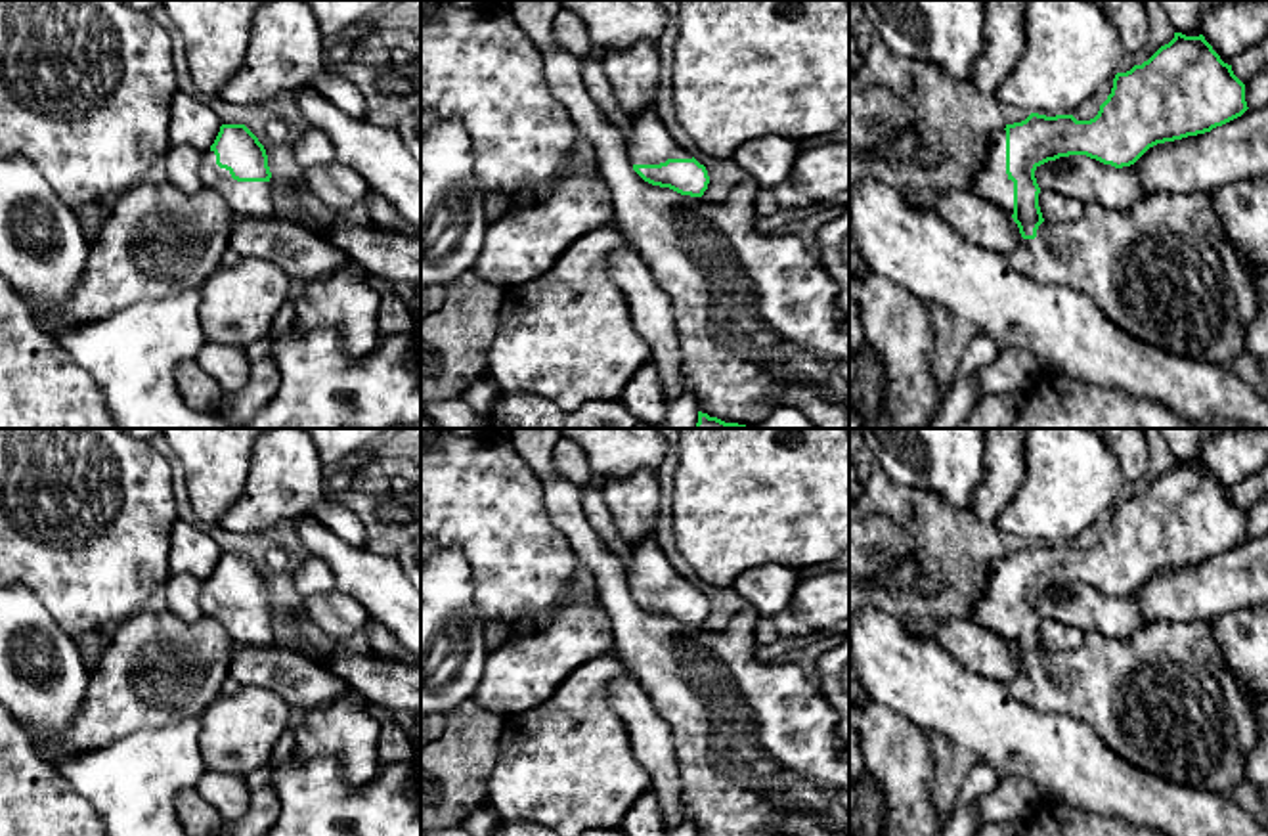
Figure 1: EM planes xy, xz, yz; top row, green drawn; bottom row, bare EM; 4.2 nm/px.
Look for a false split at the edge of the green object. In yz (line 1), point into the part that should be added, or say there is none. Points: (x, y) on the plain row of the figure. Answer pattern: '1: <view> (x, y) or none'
1: yz (1163, 701)

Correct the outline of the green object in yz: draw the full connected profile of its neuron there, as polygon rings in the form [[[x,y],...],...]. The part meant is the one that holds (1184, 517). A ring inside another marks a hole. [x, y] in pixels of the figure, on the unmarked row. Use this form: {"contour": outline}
{"contour": [[[1174,461],[1148,490],[1115,503],[1111,522],[1094,547],[1031,541],[993,561],[973,620],[1014,647],[1033,681],[1031,704],[1038,712],[1084,721],[1109,750],[1144,773],[1197,790],[1232,792],[1247,781],[1257,727],[1211,622],[1153,622],[1126,639],[1092,629],[1079,649],[1056,652],[1042,647],[1035,599],[1069,583],[1086,583],[1115,597],[1130,595],[1157,572],[1211,561],[1247,538],[1245,513],[1205,465]]]}

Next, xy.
{"contour": [[[222,553],[201,585],[201,610],[222,622],[239,647],[272,647],[272,601],[258,566],[245,553]]]}

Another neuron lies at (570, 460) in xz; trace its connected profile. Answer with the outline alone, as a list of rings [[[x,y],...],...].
[[[558,438],[553,448],[553,461],[558,474],[578,484],[579,488],[591,486],[597,480],[587,453],[570,438]]]

